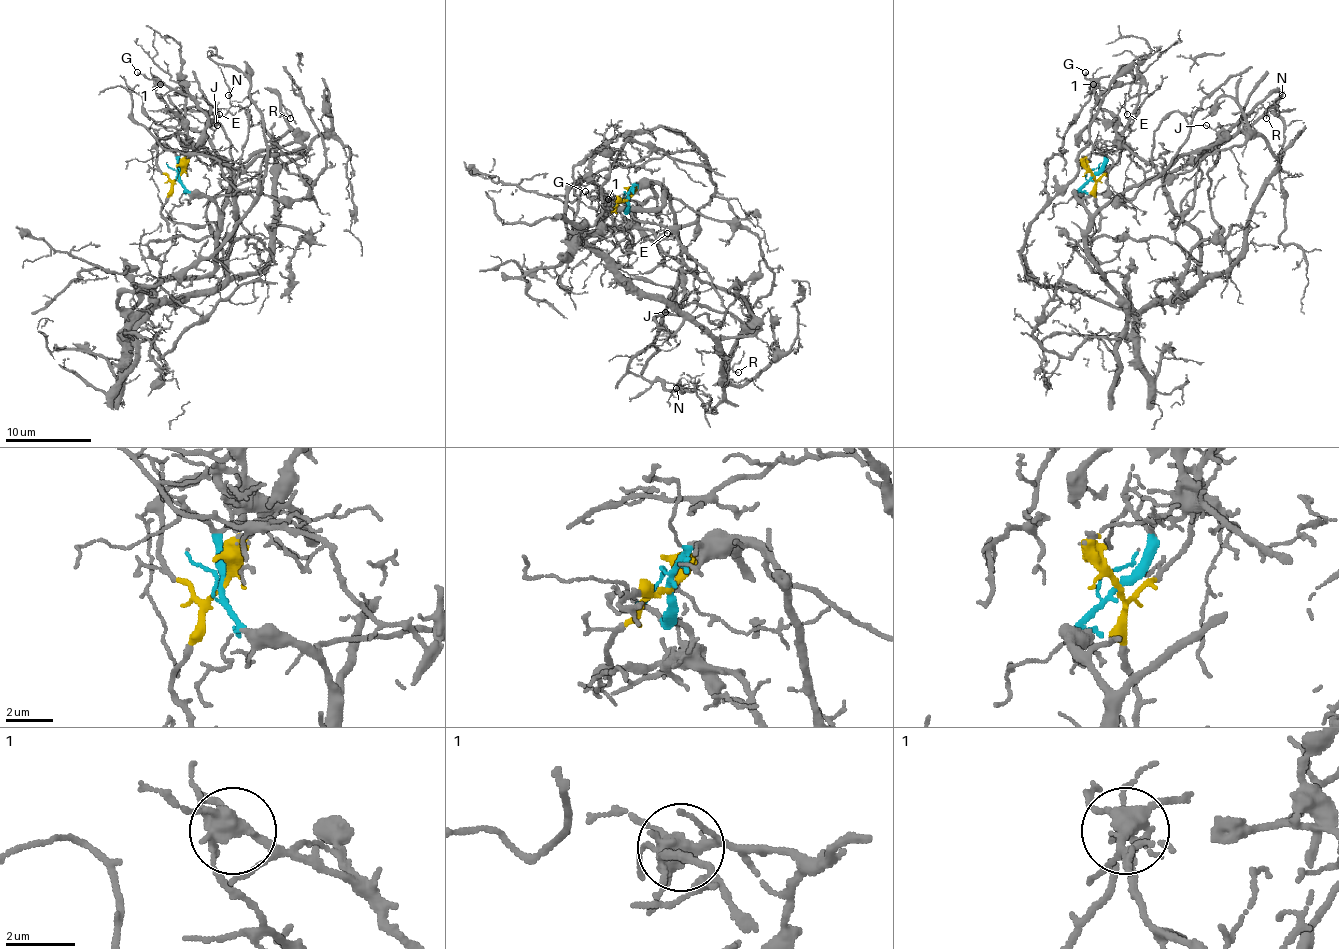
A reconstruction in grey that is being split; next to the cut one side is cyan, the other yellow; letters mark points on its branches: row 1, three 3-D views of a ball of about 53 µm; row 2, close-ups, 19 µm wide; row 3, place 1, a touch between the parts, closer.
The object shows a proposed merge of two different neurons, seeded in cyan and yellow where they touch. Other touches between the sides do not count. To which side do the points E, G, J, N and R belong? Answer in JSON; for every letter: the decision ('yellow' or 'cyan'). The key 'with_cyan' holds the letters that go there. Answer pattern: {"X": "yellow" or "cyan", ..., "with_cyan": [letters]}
{"E": "yellow", "G": "yellow", "J": "yellow", "N": "yellow", "R": "cyan", "with_cyan": ["R"]}

